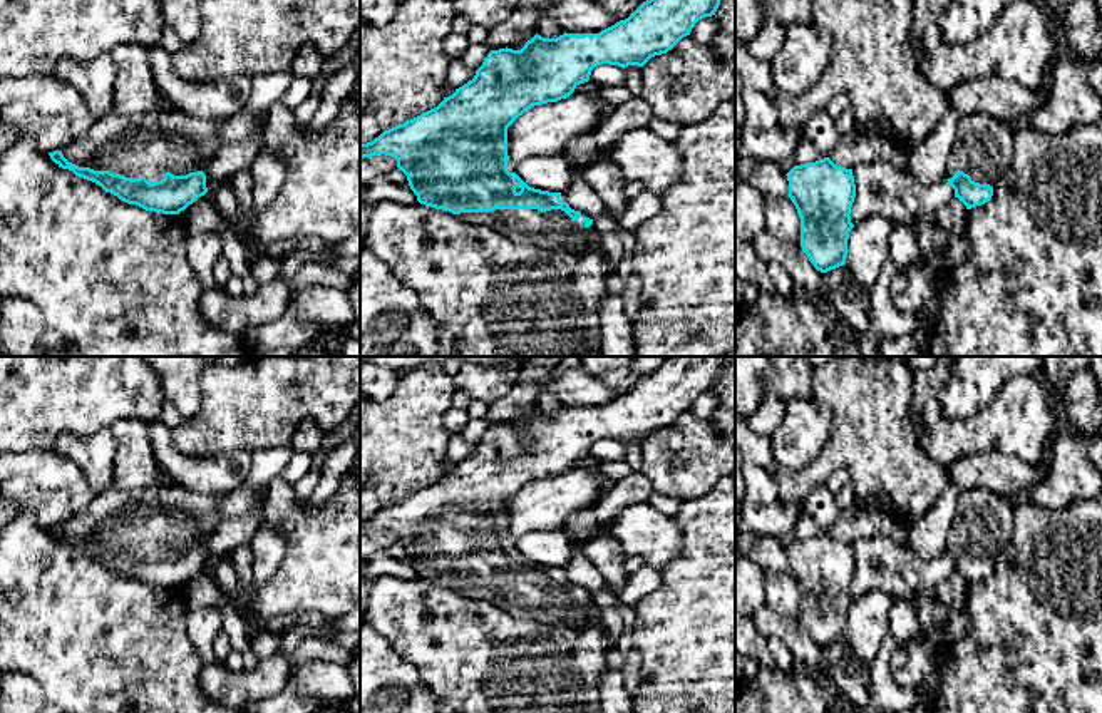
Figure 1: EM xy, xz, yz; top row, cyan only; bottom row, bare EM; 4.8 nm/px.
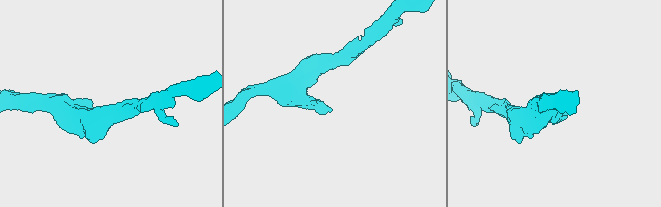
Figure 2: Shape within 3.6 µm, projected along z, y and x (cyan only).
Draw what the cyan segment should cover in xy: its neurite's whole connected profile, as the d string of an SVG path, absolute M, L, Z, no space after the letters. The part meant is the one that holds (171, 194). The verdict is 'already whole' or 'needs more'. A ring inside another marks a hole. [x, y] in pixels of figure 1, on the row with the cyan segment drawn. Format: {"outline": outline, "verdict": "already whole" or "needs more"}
{"outline": "M171 105L151 114L112 112L49 156L127 204L179 214L208 192L203 171L223 146L226 121L194 119Z", "verdict": "needs more"}

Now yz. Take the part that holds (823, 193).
{"outline": "M829 157L794 166L787 174L789 197L801 218L801 248L821 273L846 264L847 239L854 228L851 208L856 197L852 169L834 164Z", "verdict": "already whole"}

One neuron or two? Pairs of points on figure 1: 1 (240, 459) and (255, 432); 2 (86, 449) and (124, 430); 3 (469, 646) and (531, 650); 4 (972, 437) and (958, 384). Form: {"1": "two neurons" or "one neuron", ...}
{"1": "two neurons", "2": "two neurons", "3": "one neuron", "4": "two neurons"}

